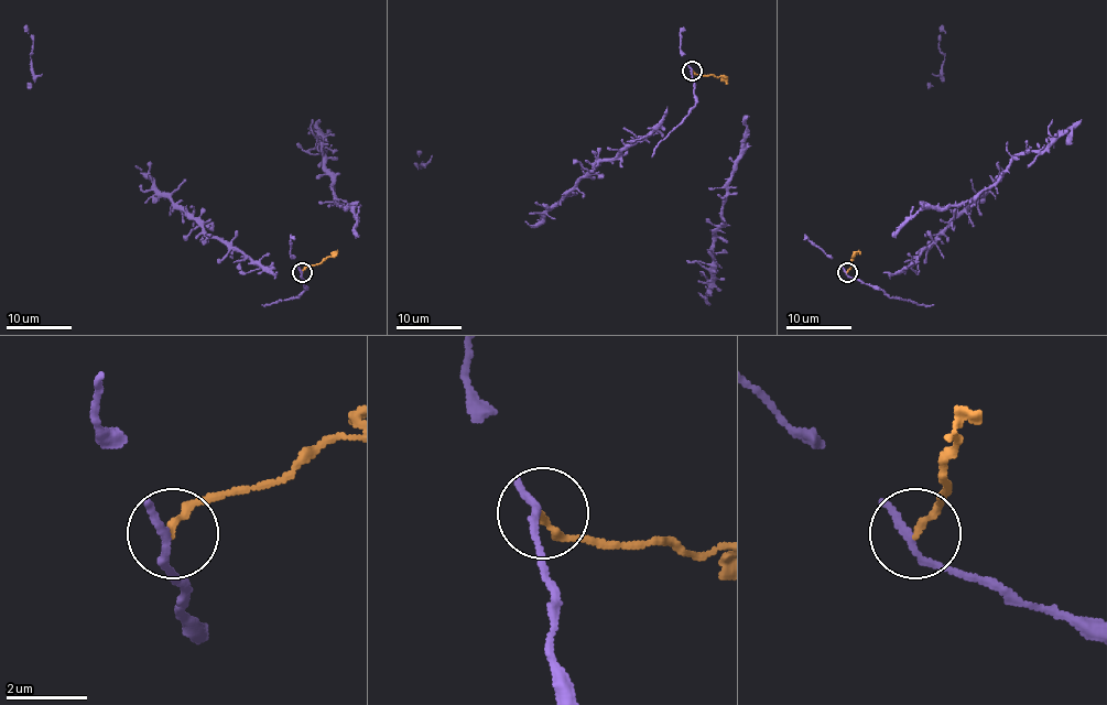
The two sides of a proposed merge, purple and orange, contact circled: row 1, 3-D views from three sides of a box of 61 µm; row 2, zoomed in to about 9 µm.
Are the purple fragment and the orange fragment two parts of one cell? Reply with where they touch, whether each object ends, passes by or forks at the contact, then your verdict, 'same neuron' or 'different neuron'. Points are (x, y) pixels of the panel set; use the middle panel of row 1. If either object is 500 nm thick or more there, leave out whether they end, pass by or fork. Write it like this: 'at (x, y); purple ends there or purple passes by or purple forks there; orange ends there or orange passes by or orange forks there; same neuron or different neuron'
at (692, 71); purple ends there; orange ends there; different neuron

